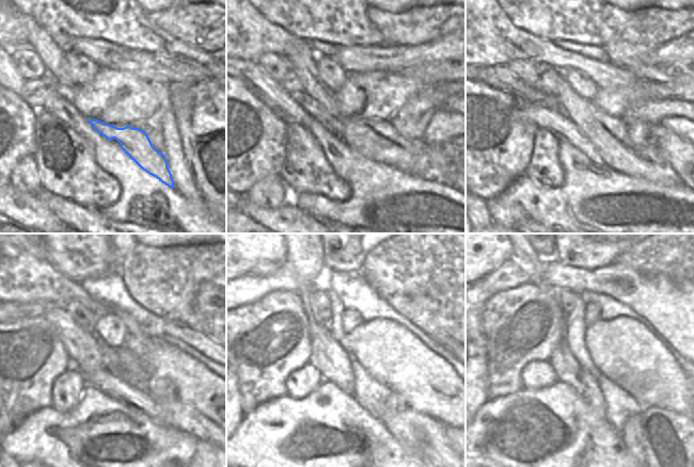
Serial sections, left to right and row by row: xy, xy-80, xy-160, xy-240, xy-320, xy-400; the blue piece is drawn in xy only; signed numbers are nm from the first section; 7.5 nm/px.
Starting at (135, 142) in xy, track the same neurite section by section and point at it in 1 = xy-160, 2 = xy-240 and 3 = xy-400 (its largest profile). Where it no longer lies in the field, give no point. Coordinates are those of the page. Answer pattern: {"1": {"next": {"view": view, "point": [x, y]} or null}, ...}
{"1": {"next": {"view": "xy-160", "point": [500, 77]}}, "2": {"next": {"view": "xy-240", "point": [9, 311]}}, "3": {"next": null}}

